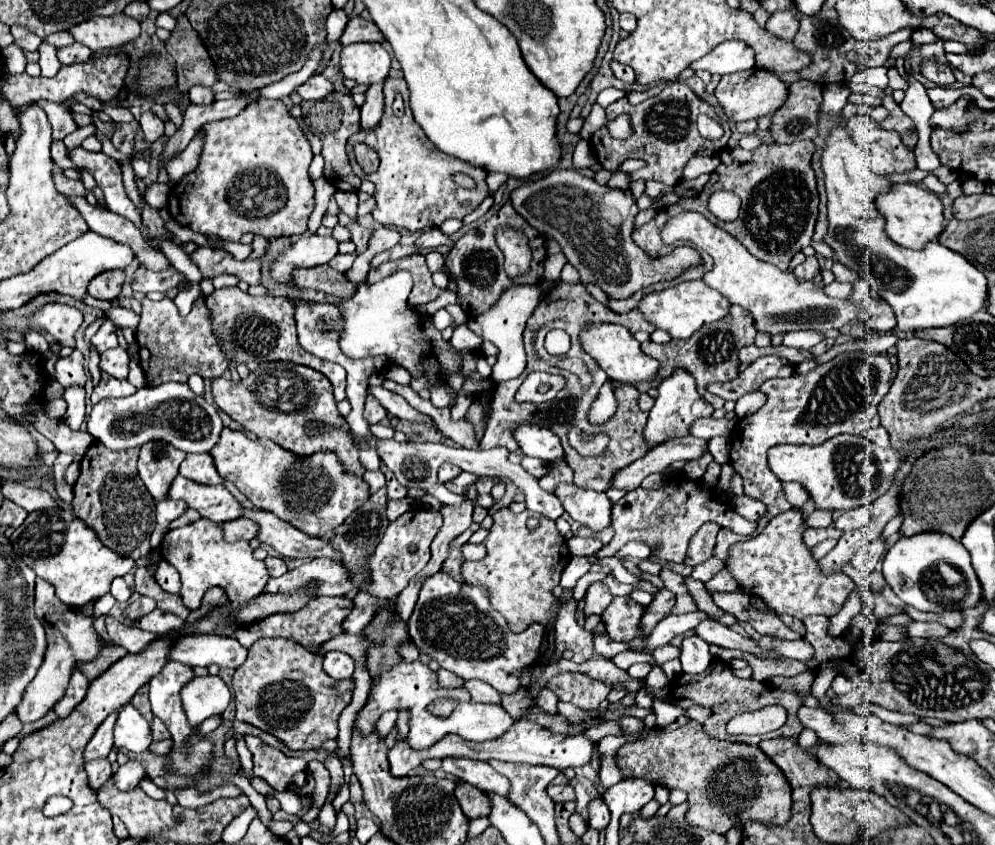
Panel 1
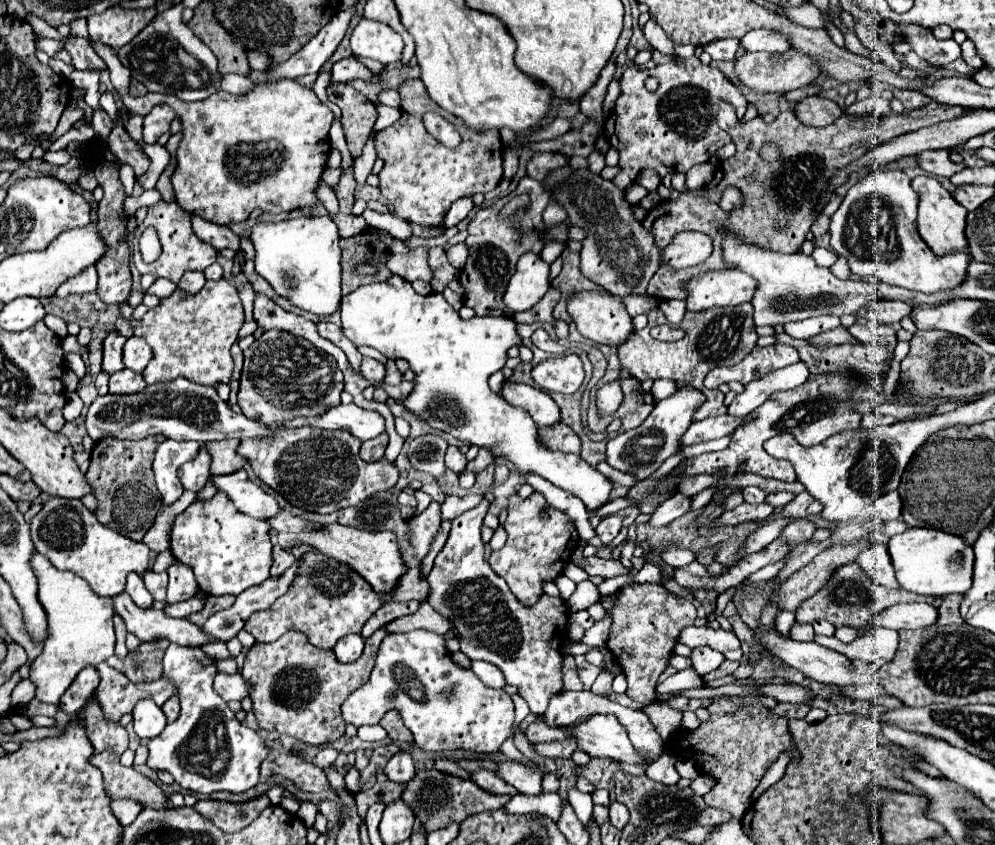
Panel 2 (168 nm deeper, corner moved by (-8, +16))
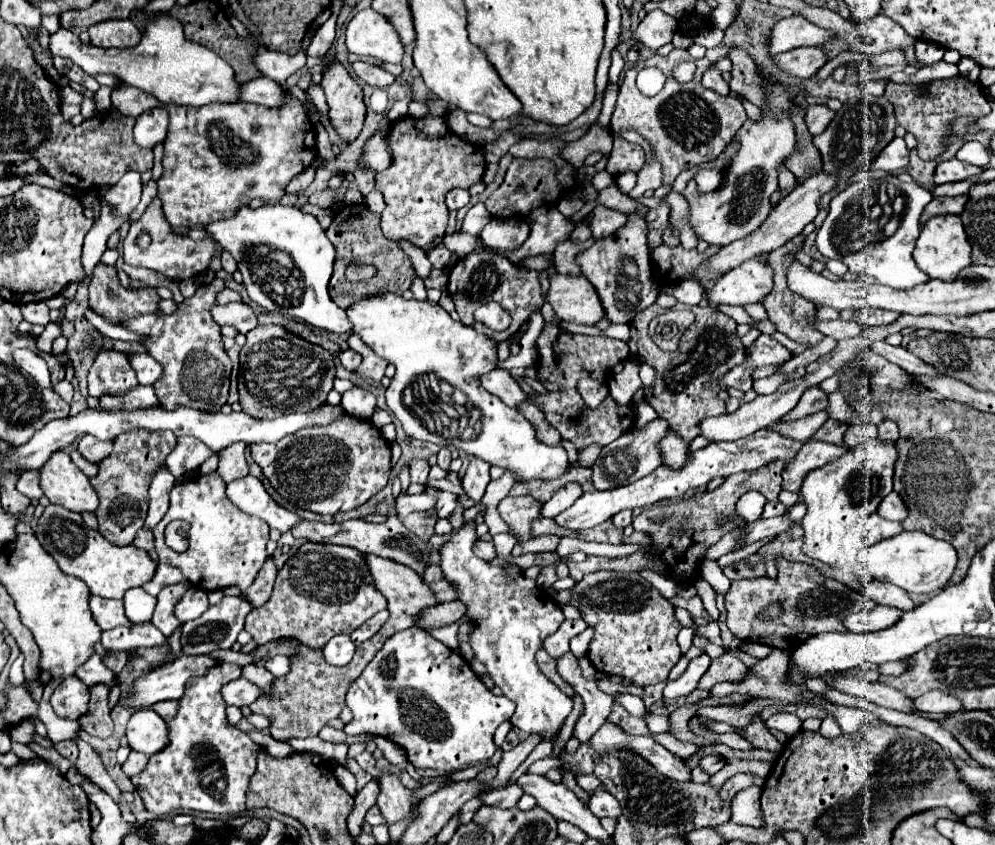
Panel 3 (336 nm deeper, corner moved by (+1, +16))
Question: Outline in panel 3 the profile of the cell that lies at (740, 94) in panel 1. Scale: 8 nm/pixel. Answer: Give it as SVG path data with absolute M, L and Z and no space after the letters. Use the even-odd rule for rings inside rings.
M801 46L801 48L775 56L775 60L787 74L797 76L797 78L811 78L829 58L821 48Z

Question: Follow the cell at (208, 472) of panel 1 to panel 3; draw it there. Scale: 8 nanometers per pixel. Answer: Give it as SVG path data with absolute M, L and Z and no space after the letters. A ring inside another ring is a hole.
M237 442L219 452L219 468L217 470L225 482L237 480L237 478L243 478L249 474L249 464L245 460L245 448L247 448L247 444Z

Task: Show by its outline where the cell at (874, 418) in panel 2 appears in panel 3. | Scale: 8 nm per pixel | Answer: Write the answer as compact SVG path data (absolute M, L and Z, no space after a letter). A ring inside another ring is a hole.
M865 424L865 426L849 426L847 432L845 432L845 446L847 448L857 448L869 440L877 438L877 426L873 424Z

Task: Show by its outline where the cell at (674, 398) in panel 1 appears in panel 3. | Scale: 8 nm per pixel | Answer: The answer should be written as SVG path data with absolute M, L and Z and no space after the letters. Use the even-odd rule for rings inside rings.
M663 418L653 420L651 424L647 424L641 430L633 430L627 432L623 436L619 436L617 440L613 440L611 444L607 444L601 454L599 460L593 466L593 486L595 490L613 490L619 488L623 484L631 484L647 474L651 474L659 464L661 464L661 454L657 450L657 442L665 436L669 424Z

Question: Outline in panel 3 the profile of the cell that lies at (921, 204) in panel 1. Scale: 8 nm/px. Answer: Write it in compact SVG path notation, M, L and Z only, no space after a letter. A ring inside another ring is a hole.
M935 216L931 218L917 240L913 258L917 266L929 276L929 278L939 278L947 282L955 282L959 278L959 272L967 266L971 266L971 244L967 240L967 234L963 230L961 218L959 216Z

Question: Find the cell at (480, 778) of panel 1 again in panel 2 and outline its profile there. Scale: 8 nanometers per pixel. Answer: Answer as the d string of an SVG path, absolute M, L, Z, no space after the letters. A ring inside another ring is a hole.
M514 760L496 762L496 774L500 778L504 778L504 782L508 782L516 790L520 790L522 794L534 796L534 794L540 794L540 790L542 790L542 786L540 786L542 776L534 774L530 768L522 766L522 764L514 762Z

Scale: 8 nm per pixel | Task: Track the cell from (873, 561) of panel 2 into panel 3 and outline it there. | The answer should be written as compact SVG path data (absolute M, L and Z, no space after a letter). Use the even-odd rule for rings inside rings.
M869 582L865 584L865 594L881 606L891 606L891 608L899 608L903 612L915 608L913 600L909 598L909 594L905 590L901 590L899 586L893 584L885 584L885 582Z

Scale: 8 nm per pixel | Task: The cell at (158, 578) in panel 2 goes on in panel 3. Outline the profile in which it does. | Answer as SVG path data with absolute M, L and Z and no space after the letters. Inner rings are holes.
M159 564L153 580L147 582L147 584L143 586L143 590L149 592L151 596L157 596L165 586L169 586L169 584L179 584L179 582L191 586L175 566L171 566L171 564Z

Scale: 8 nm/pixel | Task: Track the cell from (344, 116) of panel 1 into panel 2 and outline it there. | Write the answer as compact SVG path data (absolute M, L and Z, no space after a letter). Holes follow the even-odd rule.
M330 84L326 90L328 90L328 100L342 110L340 122L346 136L346 144L350 154L358 158L378 118L376 106L350 84Z

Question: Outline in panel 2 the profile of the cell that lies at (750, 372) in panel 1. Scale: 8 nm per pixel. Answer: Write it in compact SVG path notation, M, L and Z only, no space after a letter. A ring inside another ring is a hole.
M772 344L766 348L754 348L750 356L746 356L740 364L734 366L716 366L712 372L708 372L704 386L706 388L718 388L724 382L742 382L750 384L752 380L758 380L760 376L766 376L772 370L784 368L788 364L800 361L798 350L788 344Z

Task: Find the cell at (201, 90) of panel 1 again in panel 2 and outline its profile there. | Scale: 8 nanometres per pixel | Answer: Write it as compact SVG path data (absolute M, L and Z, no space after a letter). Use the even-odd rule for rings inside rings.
M224 74L220 80L220 90L230 92L230 94L244 94L252 86L254 84L246 76L240 76L240 74Z

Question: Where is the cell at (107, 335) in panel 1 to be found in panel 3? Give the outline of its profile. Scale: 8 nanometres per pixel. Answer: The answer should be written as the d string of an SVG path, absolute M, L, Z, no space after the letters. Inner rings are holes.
M101 350L89 370L89 396L95 398L127 392L127 388L135 388L137 384L127 356L115 350Z

